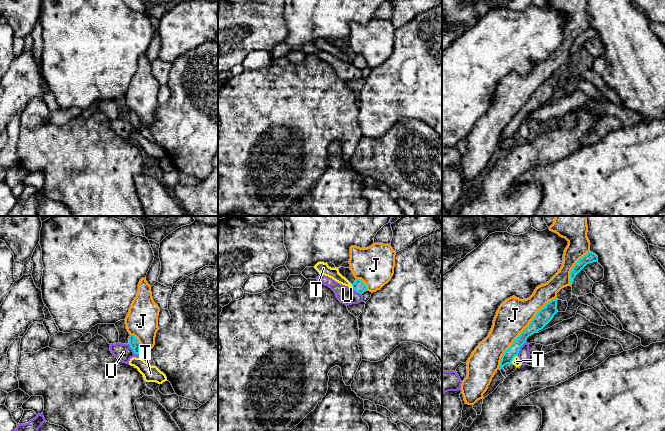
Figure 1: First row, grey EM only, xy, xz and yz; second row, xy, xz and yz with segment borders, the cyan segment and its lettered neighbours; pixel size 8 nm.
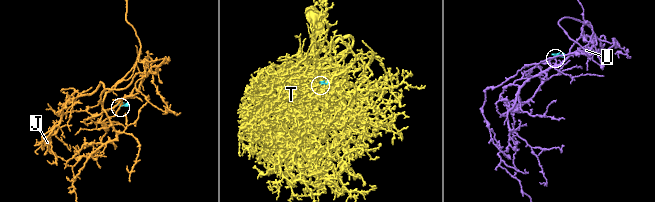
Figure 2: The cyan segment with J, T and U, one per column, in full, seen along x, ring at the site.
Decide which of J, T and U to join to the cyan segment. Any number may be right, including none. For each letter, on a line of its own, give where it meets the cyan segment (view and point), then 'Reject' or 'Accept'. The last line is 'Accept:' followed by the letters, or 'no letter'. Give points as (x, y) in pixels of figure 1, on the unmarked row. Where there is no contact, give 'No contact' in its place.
J: Touches cyan at yz (523, 106). Reject
T: Touches cyan at yz (513, 134). Reject
U: Touches cyan at xy (133, 126). Reject
Accept: no letter

